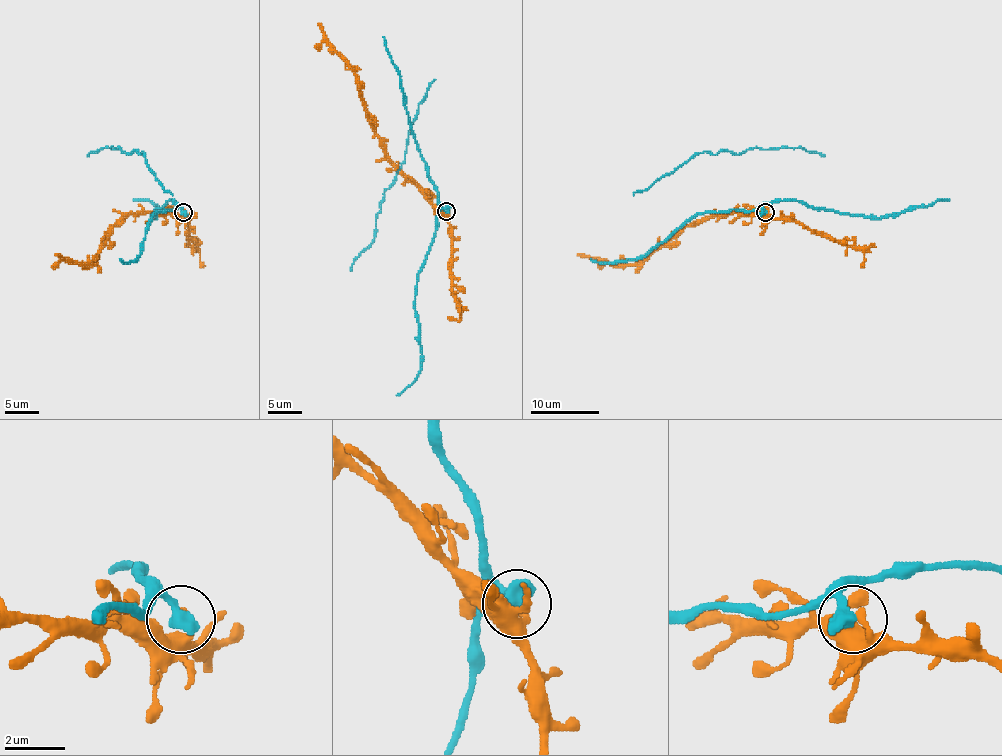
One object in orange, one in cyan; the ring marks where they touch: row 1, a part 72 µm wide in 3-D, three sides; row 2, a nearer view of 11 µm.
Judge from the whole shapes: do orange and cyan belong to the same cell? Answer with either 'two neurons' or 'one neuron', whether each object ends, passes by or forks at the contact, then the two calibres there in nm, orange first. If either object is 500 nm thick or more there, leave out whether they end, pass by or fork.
two neurons; calibres 280 and 600 nm

